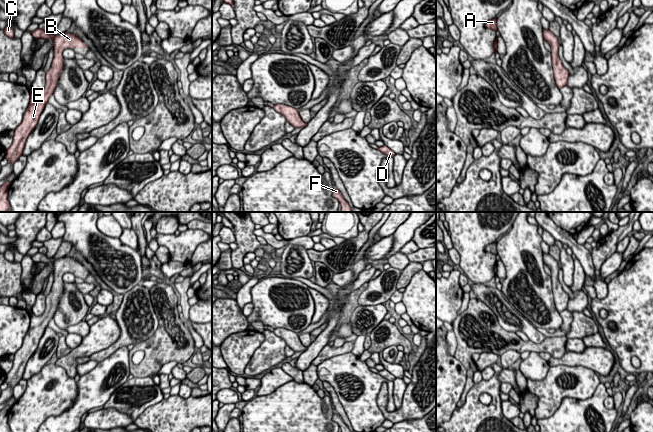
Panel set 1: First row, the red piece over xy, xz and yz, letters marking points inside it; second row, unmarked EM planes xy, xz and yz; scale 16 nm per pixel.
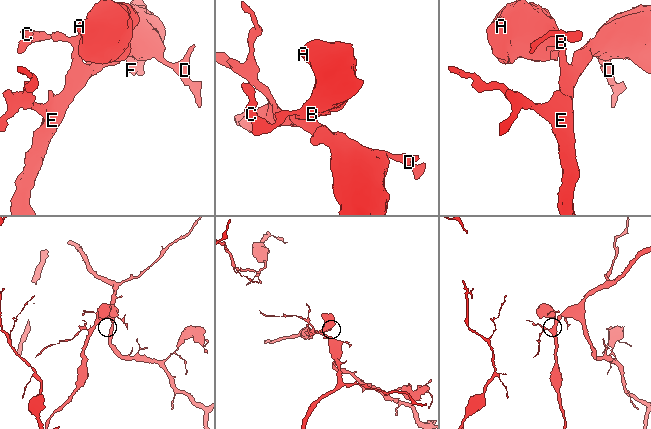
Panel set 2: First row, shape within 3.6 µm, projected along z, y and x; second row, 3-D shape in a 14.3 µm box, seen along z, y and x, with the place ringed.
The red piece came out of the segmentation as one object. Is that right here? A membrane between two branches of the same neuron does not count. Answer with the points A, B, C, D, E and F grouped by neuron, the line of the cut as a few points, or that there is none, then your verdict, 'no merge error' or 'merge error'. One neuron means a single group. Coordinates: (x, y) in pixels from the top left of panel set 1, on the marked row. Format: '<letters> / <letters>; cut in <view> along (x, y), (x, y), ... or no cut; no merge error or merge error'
A B C D E F; no cut; no merge error

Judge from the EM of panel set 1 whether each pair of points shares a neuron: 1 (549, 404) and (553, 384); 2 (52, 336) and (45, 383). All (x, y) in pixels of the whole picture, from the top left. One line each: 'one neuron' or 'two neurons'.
1: one neuron
2: two neurons

